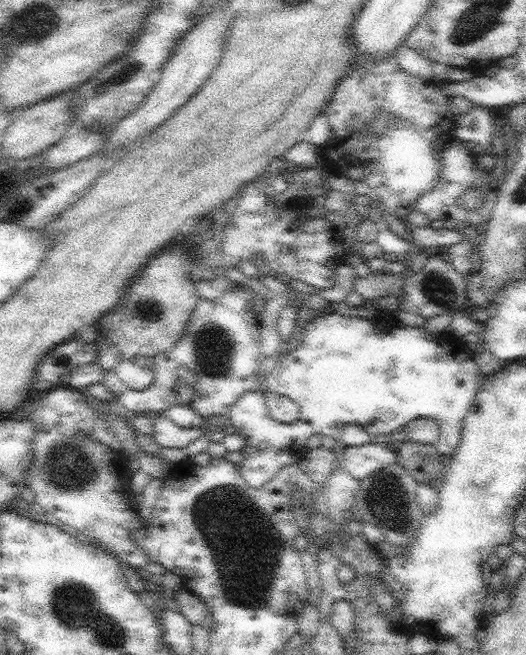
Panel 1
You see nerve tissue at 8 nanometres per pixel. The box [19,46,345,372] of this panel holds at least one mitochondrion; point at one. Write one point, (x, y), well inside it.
(130, 70)

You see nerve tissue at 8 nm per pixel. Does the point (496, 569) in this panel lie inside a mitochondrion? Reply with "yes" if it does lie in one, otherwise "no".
no

